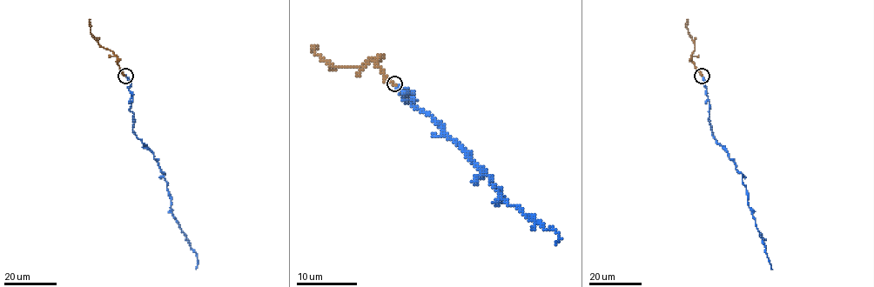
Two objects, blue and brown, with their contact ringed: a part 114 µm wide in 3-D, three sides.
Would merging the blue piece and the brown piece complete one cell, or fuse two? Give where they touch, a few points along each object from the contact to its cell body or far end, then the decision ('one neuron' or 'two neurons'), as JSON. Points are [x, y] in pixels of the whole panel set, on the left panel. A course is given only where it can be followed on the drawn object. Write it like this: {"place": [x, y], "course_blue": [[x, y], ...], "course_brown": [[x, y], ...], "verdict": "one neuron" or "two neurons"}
{"place": [125, 76], "course_blue": [[124, 76], [131, 83], [132, 132], [152, 153], [164, 174], [172, 213], [197, 255], [196, 270]], "course_brown": [[124, 76], [117, 56], [102, 47], [90, 33], [90, 19]], "verdict": "one neuron"}

